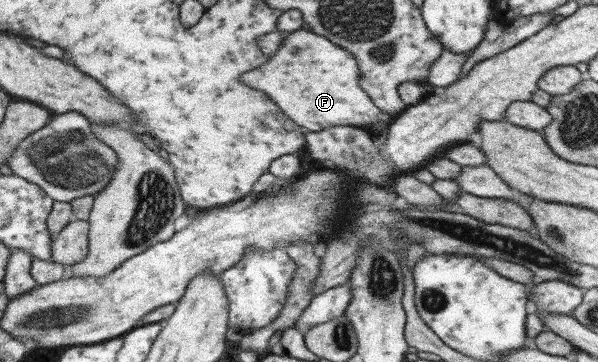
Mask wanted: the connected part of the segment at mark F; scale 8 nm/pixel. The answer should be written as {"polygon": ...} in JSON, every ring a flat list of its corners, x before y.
{"polygon":[[306,28,286,33,280,44,265,64,241,74,239,82,265,92,297,126,315,132,329,126,371,126,387,118,361,90,359,69,350,52]]}

